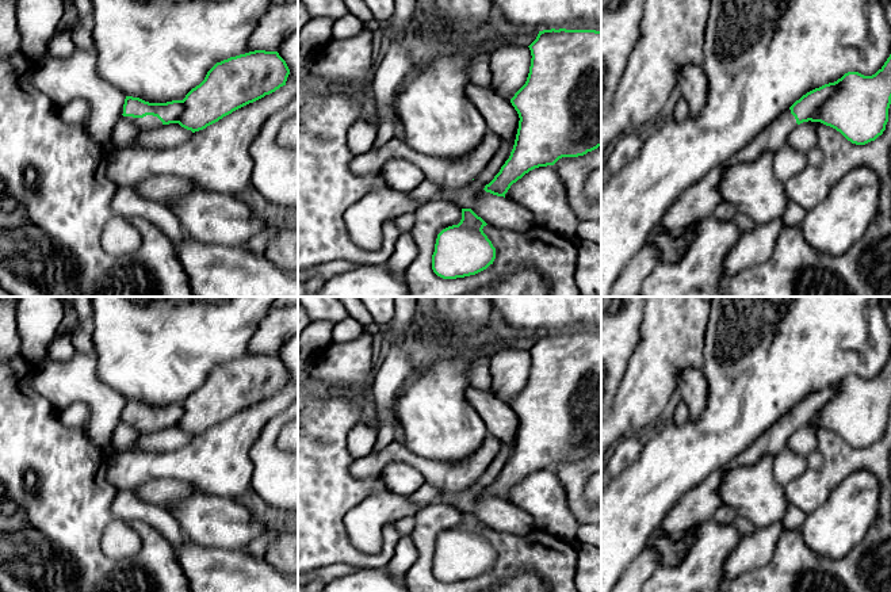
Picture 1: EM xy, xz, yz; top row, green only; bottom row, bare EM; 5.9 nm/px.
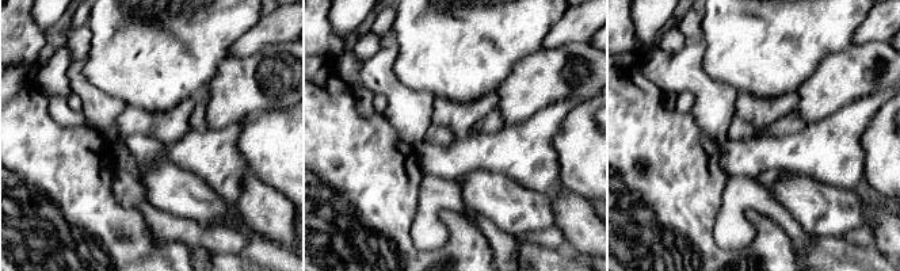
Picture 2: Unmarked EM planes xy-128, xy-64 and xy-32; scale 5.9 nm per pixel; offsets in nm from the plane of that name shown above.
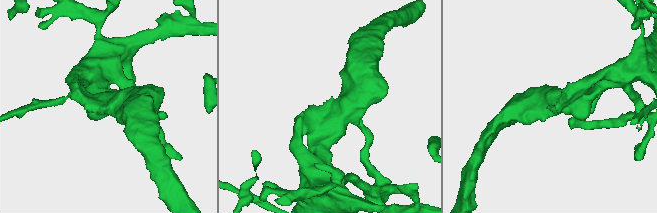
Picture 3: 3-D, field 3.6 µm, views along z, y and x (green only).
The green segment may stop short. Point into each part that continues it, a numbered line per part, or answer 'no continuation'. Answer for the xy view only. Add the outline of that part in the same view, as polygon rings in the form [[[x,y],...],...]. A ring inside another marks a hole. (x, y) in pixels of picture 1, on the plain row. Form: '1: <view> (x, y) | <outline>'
1: xy (149, 426) | [[[146,419],[144,421],[125,420],[125,423],[134,428],[139,435],[153,434],[162,429],[162,425],[153,419]]]

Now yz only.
1: yz (696, 507) | [[[785,413],[769,427],[760,438],[726,467],[714,471],[696,488],[684,494],[661,523],[661,530],[673,542],[681,539],[688,531],[700,527],[722,505],[720,484],[724,474],[739,466],[750,466],[768,455],[776,457],[788,448],[788,438],[798,429],[791,413]]]

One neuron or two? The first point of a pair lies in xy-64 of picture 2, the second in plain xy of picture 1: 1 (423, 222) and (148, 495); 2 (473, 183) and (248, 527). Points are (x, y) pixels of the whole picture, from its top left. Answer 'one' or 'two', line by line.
1: two
2: one

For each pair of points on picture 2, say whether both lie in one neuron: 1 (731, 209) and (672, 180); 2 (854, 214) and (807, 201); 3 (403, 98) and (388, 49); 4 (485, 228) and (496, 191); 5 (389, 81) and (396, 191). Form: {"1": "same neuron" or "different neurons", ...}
{"1": "different neurons", "2": "same neuron", "3": "same neuron", "4": "different neurons", "5": "different neurons"}

